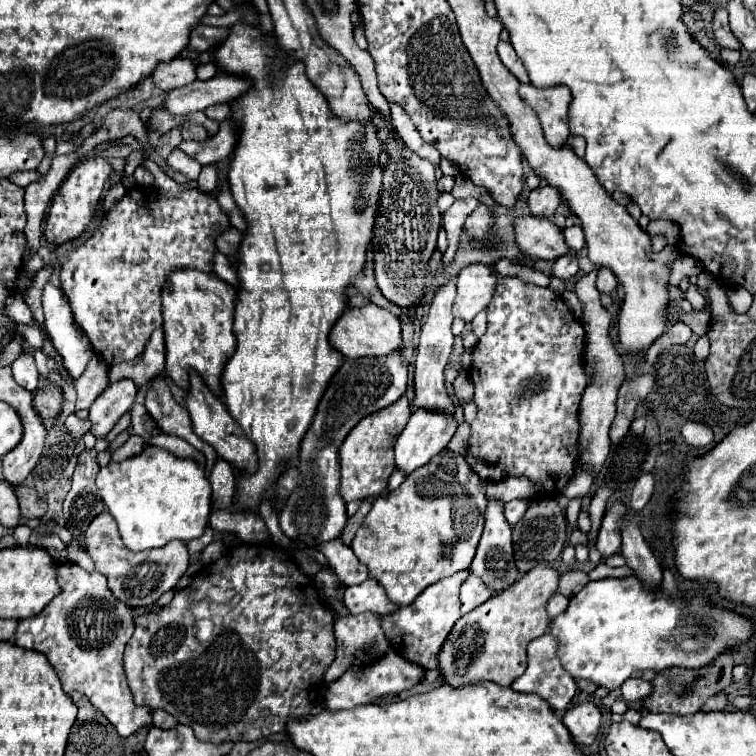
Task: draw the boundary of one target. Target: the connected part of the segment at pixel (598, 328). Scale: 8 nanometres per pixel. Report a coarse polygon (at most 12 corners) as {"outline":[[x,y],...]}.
{"outline":[[596,271],[574,291],[584,307],[592,381],[580,403],[580,461],[598,475],[626,377],[610,339]]}

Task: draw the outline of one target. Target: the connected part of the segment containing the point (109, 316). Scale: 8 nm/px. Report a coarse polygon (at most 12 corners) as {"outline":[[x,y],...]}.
{"outline":[[132,185],[60,269],[108,363],[142,355],[178,269],[212,273],[220,203]]}

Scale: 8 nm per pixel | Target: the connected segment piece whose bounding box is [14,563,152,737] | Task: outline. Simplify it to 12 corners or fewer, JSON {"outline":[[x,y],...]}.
{"outline":[[58,567],[62,593],[22,619],[44,653],[130,737],[152,727],[124,675],[132,609],[98,571]]}

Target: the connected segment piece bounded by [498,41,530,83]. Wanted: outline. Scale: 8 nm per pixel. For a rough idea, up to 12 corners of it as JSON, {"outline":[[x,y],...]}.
{"outline":[[498,43],[498,55],[522,83],[528,73],[510,43]]}

